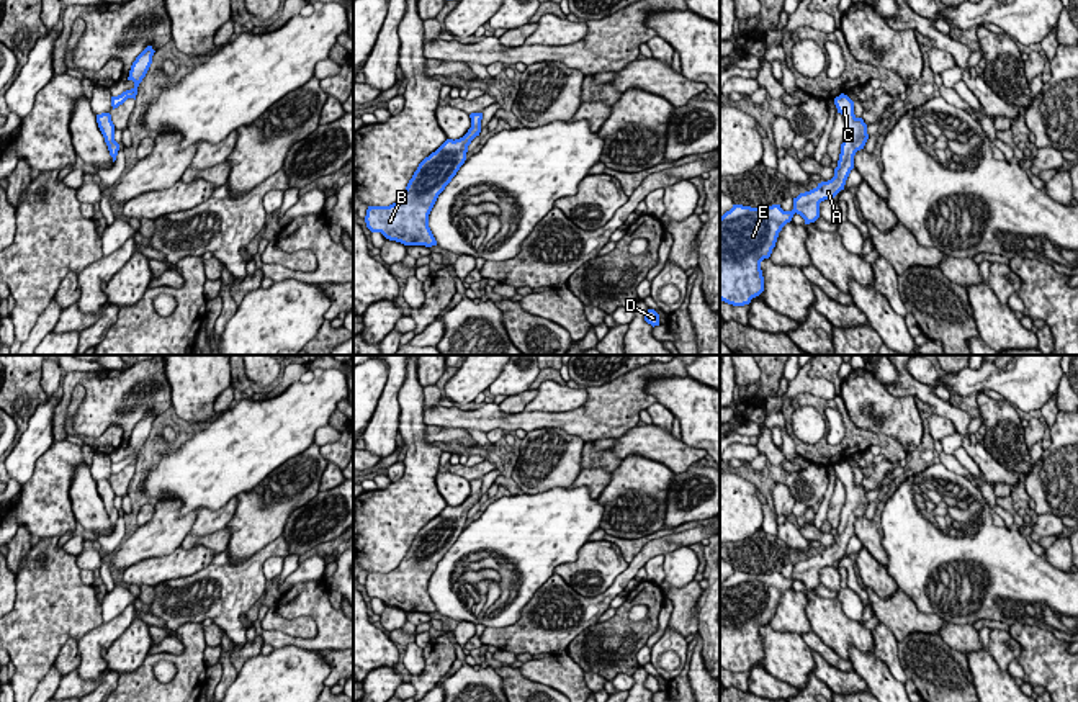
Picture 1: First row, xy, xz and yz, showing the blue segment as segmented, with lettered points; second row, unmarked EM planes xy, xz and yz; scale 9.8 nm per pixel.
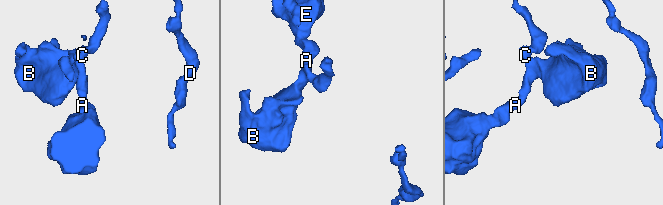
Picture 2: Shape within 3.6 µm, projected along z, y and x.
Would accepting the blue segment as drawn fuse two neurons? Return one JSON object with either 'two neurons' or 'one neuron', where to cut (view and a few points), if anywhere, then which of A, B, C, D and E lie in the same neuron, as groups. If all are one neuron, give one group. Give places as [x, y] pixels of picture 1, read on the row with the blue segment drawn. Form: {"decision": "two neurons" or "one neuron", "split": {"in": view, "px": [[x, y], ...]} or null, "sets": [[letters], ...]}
{"decision": "one neuron", "split": null, "sets": [["A", "B", "C", "D", "E"]]}

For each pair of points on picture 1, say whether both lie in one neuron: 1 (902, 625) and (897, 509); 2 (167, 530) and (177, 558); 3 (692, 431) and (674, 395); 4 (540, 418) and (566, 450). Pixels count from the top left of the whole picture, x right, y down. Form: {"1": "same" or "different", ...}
{"1": "different", "2": "different", "3": "same", "4": "different"}

